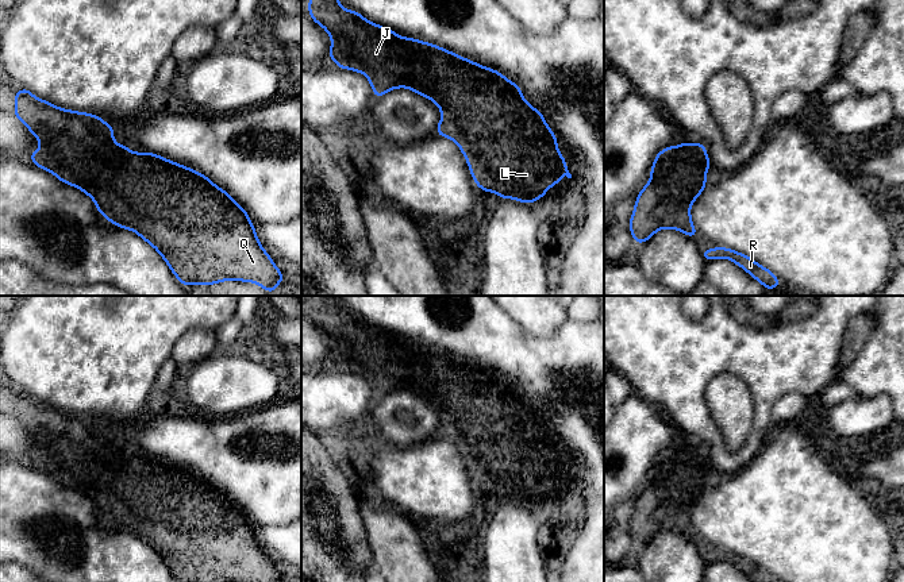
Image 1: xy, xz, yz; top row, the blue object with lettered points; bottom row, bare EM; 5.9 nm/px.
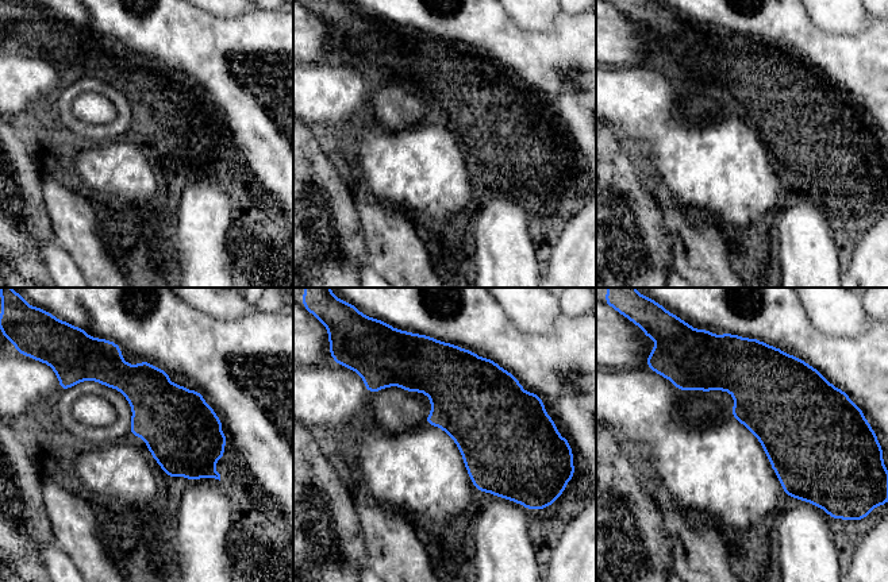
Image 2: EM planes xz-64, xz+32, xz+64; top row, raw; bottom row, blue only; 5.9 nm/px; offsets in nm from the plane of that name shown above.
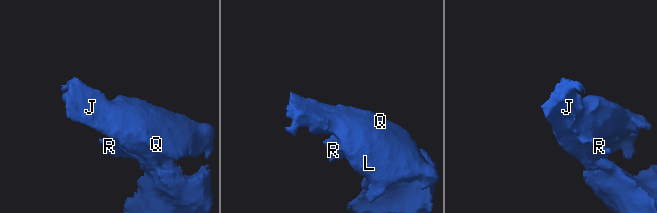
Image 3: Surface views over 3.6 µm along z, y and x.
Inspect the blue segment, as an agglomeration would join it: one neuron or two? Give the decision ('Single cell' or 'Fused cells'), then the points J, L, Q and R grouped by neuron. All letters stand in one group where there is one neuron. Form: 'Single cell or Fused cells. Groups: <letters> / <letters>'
Single cell. Groups: J L Q R

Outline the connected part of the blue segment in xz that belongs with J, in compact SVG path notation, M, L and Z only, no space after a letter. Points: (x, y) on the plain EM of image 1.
M311 296L308 315L331 340L328 359L341 370L365 377L376 400L396 390L408 390L432 402L442 421L436 436L455 444L482 494L524 506L538 504L565 477L572 481L541 413L532 411L520 390L495 371L488 371L439 348L400 340L399 336L345 312L335 296Z

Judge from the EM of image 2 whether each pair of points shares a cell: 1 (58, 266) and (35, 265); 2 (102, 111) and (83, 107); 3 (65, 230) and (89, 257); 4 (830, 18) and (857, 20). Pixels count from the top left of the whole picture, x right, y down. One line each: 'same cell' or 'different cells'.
1: different cells
2: same cell
3: same cell
4: same cell

